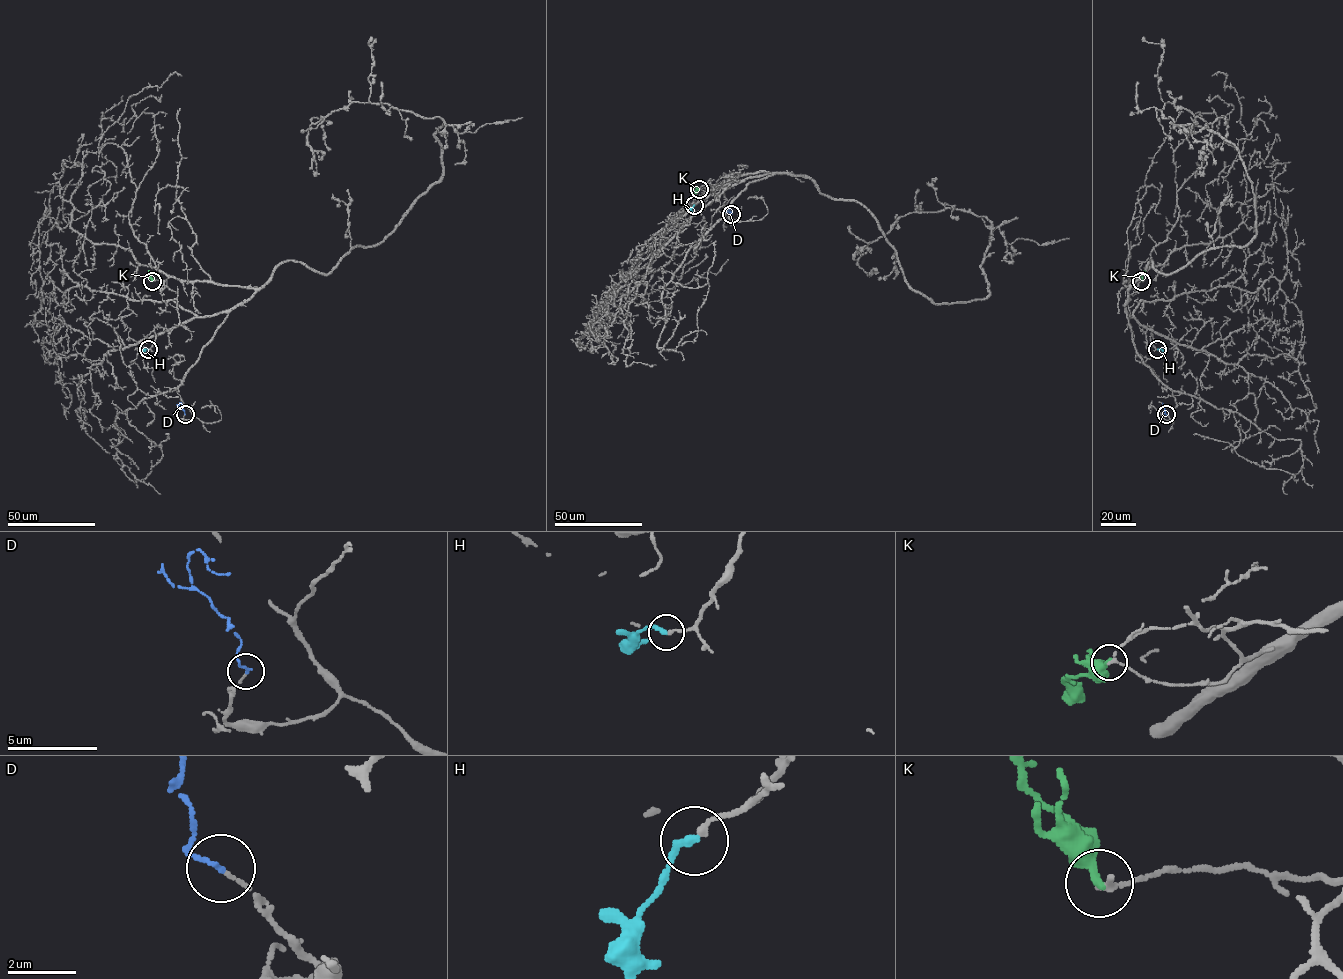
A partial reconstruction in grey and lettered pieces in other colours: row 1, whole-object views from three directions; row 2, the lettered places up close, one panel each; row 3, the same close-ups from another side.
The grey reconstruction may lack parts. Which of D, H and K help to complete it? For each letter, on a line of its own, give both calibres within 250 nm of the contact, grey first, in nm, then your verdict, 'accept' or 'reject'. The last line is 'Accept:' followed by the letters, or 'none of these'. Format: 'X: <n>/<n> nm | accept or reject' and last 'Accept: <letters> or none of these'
D: 100/130 nm | accept
H: 160/240 nm | reject
K: 190/320 nm | reject
Accept: D

